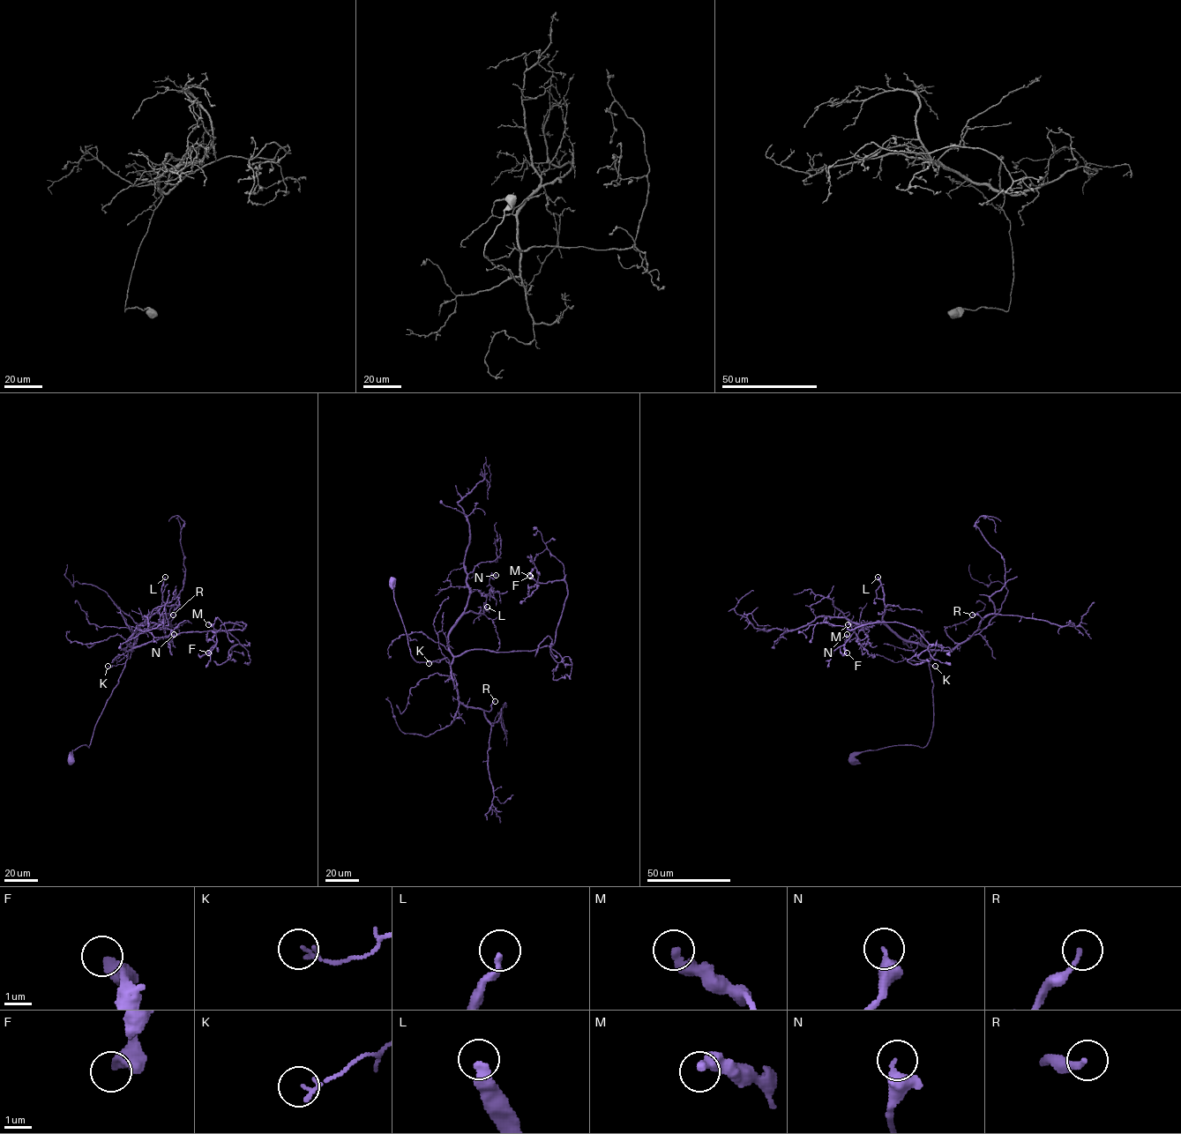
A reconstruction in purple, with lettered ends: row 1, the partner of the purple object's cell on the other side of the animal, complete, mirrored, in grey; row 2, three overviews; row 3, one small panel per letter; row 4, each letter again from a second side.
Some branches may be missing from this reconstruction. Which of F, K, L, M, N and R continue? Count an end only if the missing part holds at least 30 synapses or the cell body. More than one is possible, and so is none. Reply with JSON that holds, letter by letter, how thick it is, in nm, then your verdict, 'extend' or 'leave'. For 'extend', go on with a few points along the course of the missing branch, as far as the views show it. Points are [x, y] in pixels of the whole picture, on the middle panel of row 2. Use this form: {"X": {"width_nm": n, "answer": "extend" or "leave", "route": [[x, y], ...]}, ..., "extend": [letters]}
{"F": {"width_nm": 420, "answer": "leave"}, "K": {"width_nm": 140, "answer": "leave"}, "L": {"width_nm": 300, "answer": "extend", "route": [[487, 607], [497, 576], [493, 564], [475, 545], [471, 534], [476, 530], [485, 532], [488, 537], [490, 533]]}, "M": {"width_nm": 320, "answer": "leave"}, "N": {"width_nm": 300, "answer": "leave"}, "R": {"width_nm": 190, "answer": "leave"}, "extend": ["L"]}

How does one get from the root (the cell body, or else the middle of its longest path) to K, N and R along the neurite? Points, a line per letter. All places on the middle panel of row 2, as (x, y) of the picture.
K: (393, 581), (394, 600), (412, 657), (418, 662), (439, 662), (446, 658), (429, 663)
N: (393, 581), (412, 657), (418, 662), (446, 658), (450, 664), (451, 628), (469, 594), (488, 594), (496, 575)
R: (393, 581), (394, 600), (412, 657), (418, 662), (446, 658), (458, 698), (464, 705), (489, 712), (495, 701)

